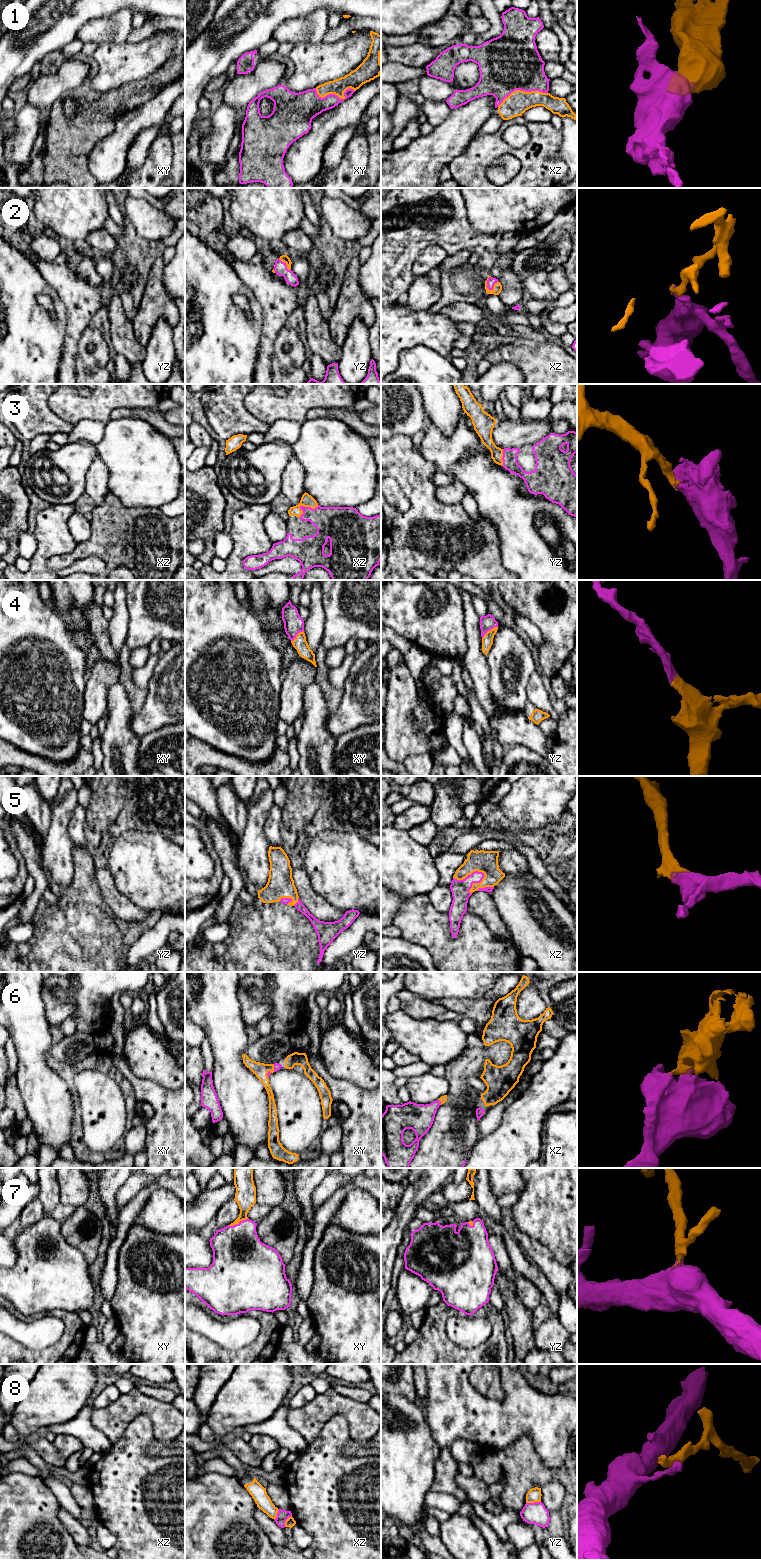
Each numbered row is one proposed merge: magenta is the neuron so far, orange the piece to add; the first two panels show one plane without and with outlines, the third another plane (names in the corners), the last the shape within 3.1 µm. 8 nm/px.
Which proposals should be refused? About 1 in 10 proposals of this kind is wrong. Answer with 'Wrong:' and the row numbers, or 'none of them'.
Wrong: 8

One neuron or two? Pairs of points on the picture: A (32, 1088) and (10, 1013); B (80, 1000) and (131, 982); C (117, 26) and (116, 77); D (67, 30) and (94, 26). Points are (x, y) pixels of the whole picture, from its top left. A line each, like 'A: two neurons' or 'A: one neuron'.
A: one neuron
B: one neuron
C: two neurons
D: two neurons

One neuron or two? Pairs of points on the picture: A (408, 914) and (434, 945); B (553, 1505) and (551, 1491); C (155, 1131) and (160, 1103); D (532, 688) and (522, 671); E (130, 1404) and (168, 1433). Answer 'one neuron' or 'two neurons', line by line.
A: one neuron
B: one neuron
C: one neuron
D: two neurons
E: one neuron

